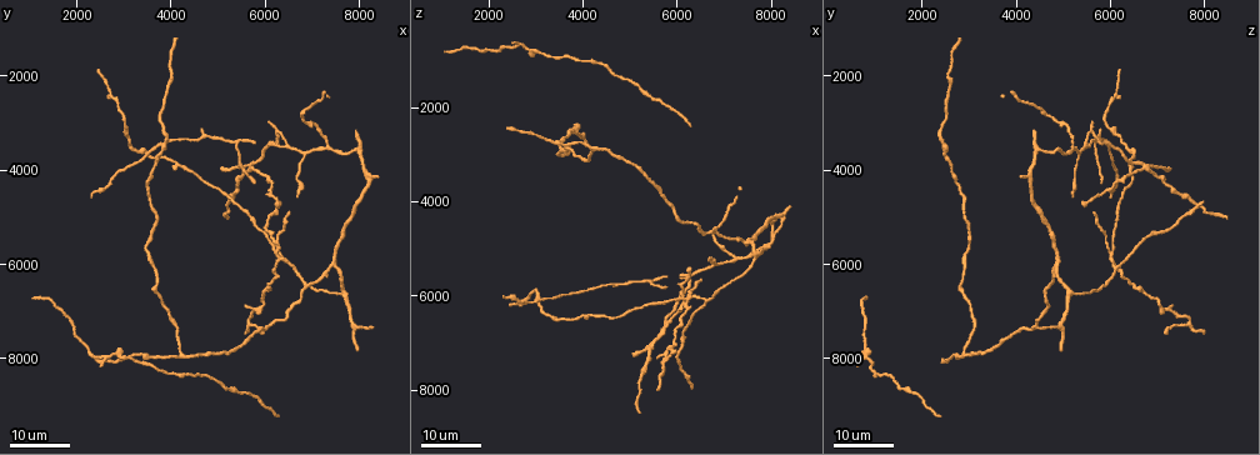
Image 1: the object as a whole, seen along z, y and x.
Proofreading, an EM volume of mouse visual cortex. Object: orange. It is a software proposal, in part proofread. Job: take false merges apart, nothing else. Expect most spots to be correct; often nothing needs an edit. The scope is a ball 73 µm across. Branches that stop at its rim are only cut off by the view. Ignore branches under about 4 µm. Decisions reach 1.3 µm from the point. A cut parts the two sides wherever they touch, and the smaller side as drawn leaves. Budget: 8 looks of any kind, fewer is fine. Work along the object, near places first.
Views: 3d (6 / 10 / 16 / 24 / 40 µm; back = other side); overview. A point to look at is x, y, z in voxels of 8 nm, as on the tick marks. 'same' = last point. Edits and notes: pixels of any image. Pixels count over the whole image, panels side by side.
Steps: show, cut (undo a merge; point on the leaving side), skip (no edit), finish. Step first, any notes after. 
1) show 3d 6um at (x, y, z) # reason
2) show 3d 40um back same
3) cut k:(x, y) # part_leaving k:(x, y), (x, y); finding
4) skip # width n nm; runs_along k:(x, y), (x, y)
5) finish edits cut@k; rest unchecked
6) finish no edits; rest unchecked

show 3d 24um at (6850, 3700, 5350) # branch point

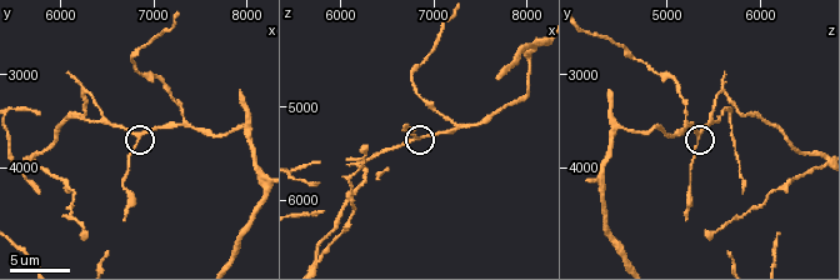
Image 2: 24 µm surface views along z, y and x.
show 3d 6um at (6850, 3650, 5350)

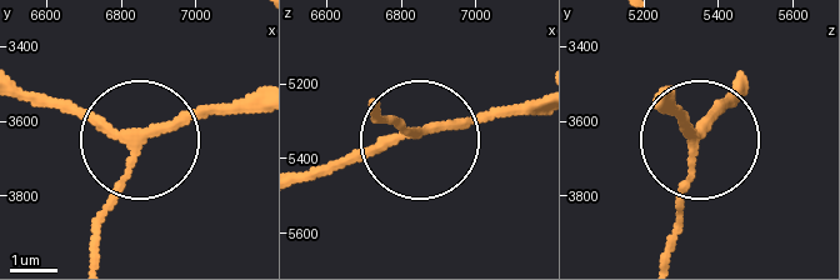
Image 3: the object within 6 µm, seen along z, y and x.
skip # runs_along 3:(536, 99), (416, 134), (380, 110); continuous, no second neuron

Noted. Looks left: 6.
show 3d 6um at (6250, 3200, 5550) # sharp bend

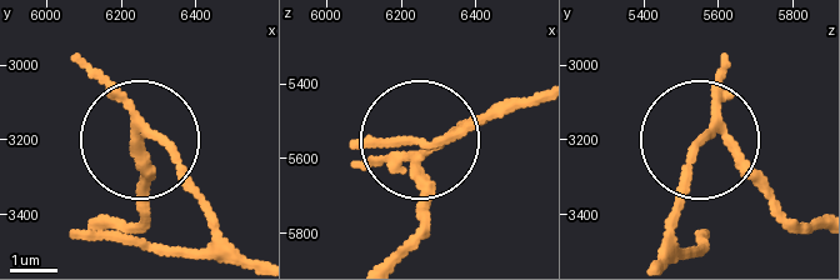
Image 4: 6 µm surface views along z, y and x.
cut 4:(154, 179) # part_leaving 4:(134, 131), (145, 199), (121, 223); two neurons meet here

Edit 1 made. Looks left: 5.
show 3d 24um at (5350, 3400, 5650) # three arms meet

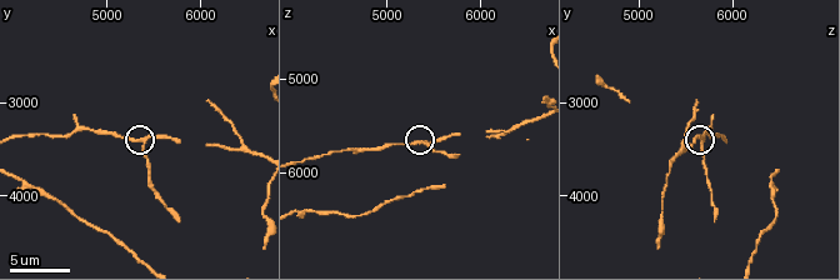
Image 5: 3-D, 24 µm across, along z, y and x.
show 3d 6um at (5400, 3450, 5700)

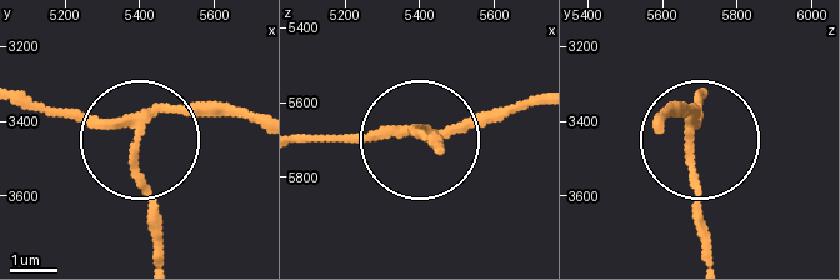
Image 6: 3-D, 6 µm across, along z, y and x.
cut 6:(149, 193) # side_arm 8 um; part_leaving 6:(140, 121), (160, 249); a second neuron is stuck on

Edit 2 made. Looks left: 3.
show overview # redraw

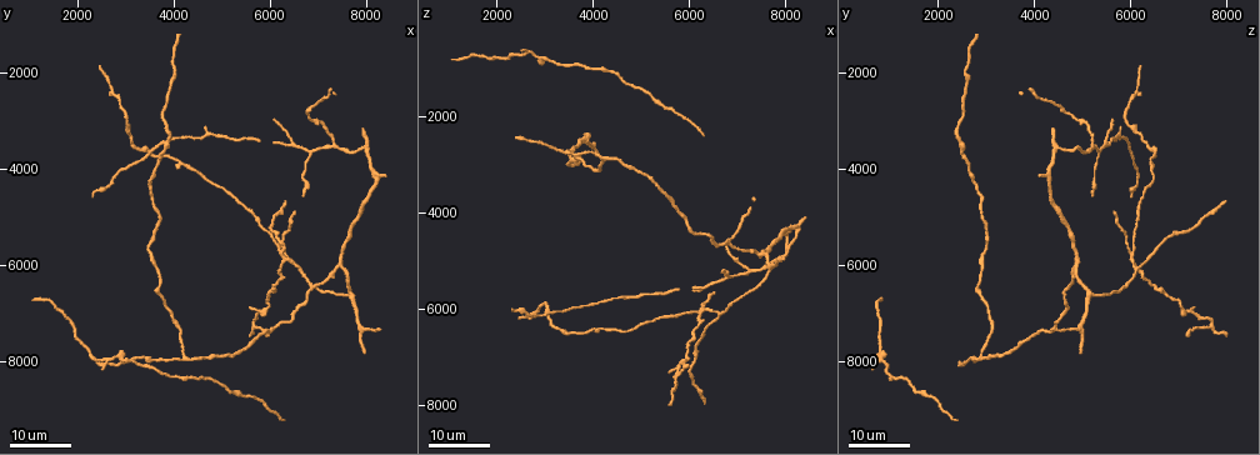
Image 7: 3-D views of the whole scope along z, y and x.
show 3d 16um at (7700, 6600, 5200) # three arms meet

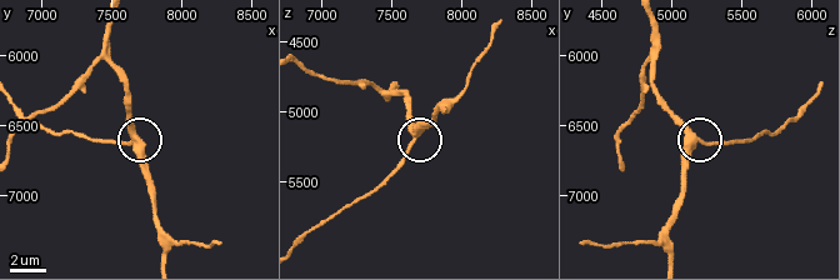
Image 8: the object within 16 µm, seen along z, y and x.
show 3d 10um at (7660, 6600, 5200)

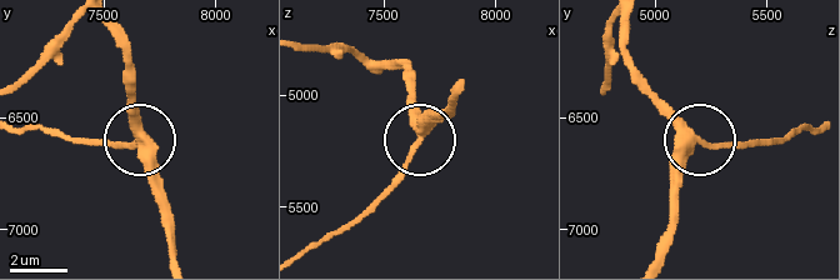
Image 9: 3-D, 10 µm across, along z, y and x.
skip # width 340 nm; runs_along 9:(100, 23), (129, 73), (129, 116), (153, 166), (164, 221); one neuron here

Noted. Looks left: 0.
finish edits cut@4, cut@6; rest unchecked

